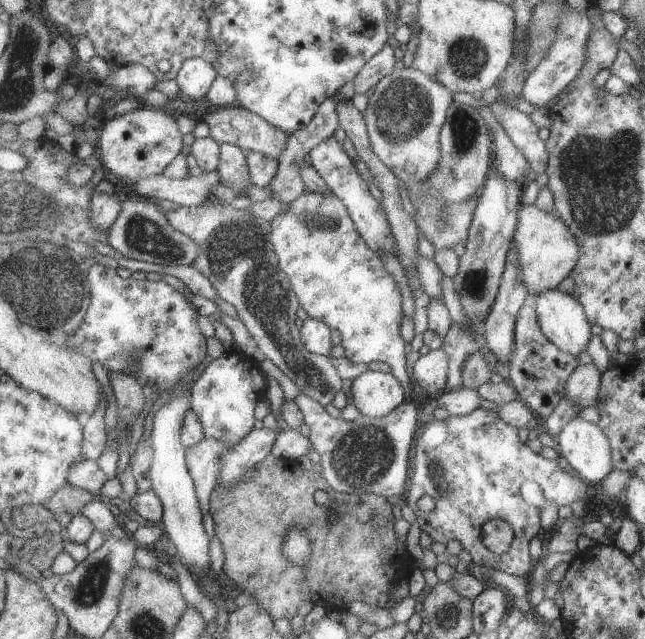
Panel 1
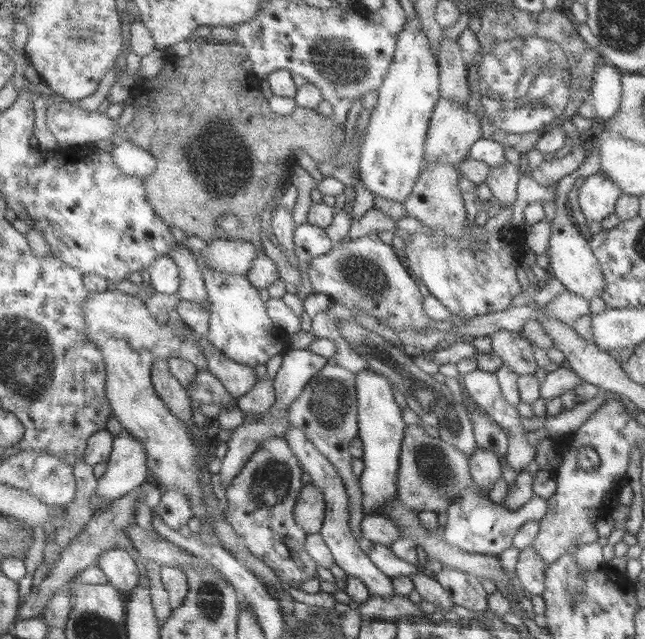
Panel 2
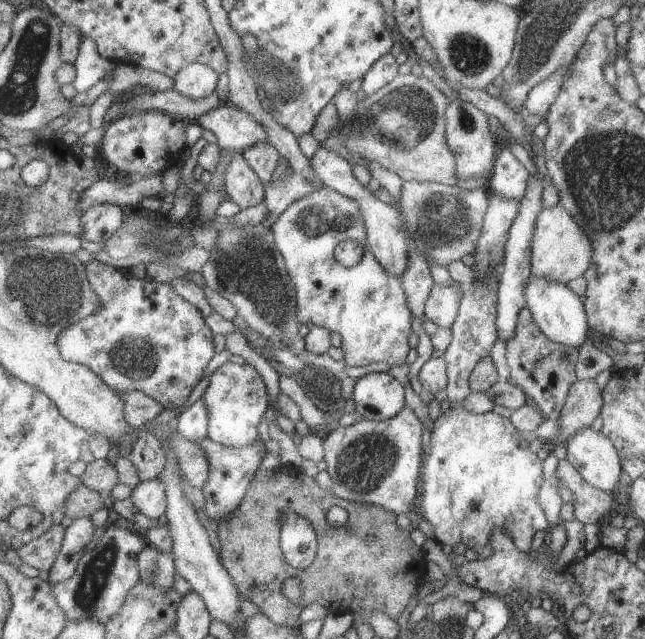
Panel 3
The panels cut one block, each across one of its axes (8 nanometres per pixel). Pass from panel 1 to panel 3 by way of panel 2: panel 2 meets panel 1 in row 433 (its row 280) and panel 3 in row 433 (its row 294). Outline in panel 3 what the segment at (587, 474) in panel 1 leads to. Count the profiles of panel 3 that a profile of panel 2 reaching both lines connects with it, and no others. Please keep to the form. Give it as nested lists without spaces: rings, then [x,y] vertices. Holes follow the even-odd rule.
[[[587,427],[568,442],[566,450],[567,458],[587,484],[611,495],[618,491],[622,465],[610,438]]]

